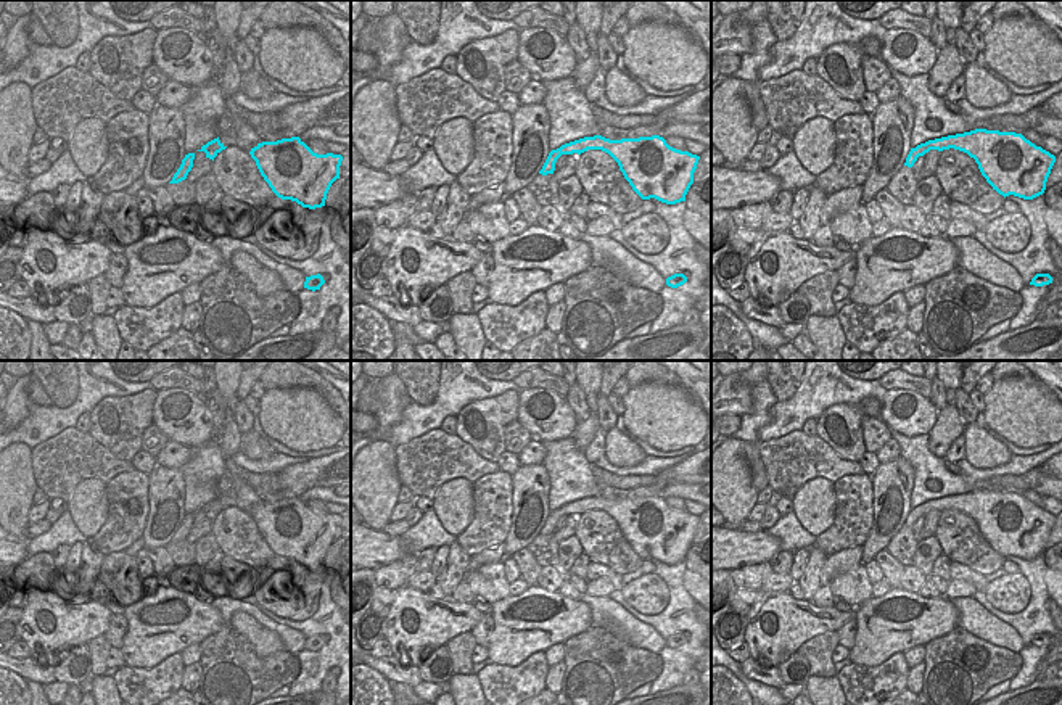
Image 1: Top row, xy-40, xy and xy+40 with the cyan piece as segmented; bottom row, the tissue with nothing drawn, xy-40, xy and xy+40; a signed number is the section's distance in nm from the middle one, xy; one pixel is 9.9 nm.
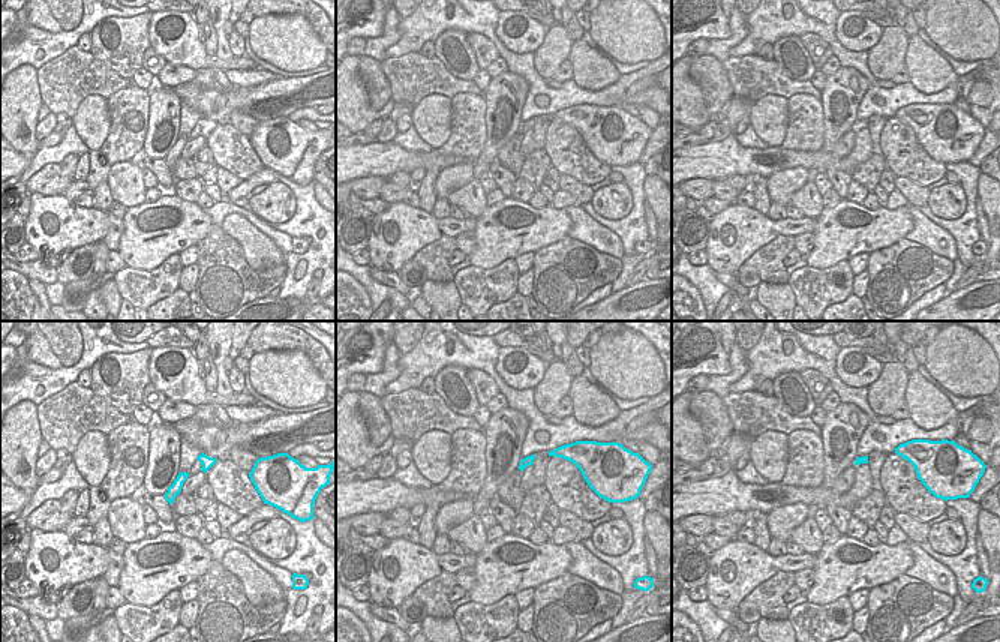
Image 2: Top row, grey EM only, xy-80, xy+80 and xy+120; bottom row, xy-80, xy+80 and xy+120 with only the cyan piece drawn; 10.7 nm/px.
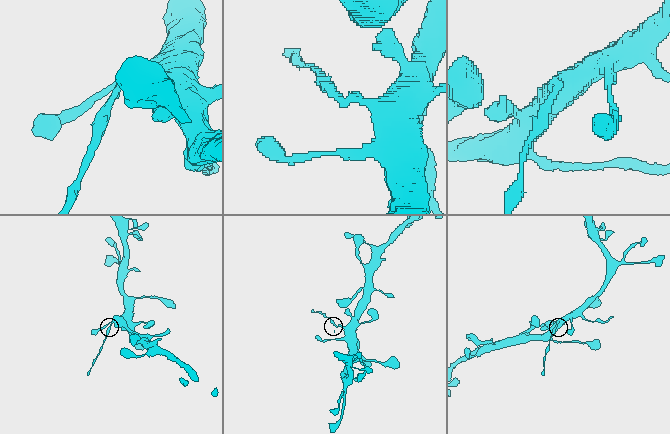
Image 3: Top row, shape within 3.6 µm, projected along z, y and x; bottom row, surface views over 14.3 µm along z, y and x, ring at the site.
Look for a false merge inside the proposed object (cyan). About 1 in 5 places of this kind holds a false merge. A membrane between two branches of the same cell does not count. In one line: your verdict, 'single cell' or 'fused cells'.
fused cells

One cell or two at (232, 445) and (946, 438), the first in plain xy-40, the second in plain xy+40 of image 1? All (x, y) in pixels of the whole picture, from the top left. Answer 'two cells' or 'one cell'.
two cells

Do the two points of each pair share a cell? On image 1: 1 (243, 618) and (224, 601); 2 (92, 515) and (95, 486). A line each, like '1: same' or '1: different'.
1: different
2: same

